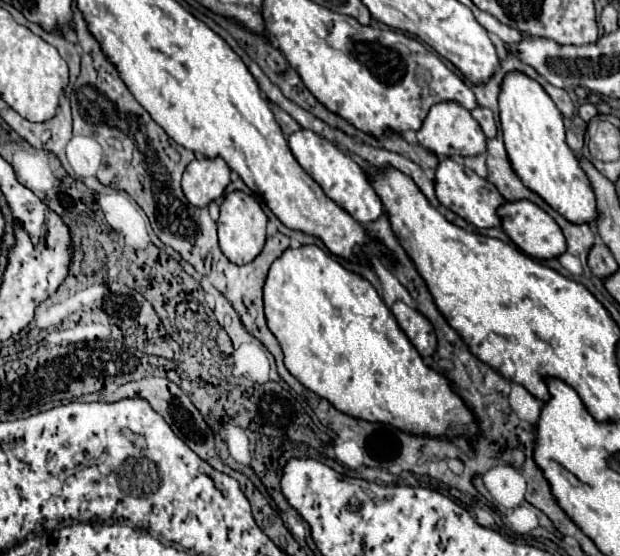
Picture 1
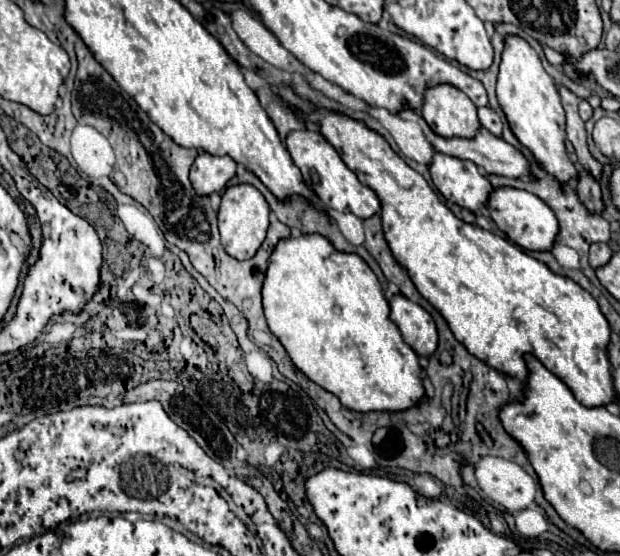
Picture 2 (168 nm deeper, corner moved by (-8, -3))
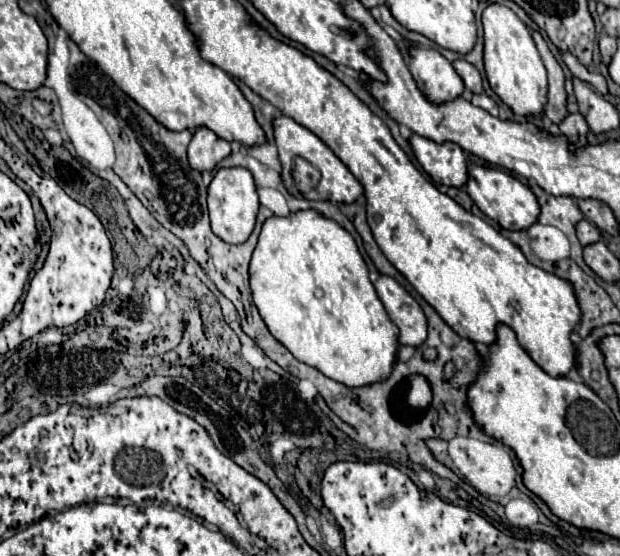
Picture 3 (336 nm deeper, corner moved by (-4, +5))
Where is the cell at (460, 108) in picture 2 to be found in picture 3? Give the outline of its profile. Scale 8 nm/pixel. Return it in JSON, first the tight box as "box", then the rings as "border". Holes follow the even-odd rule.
{"box":[409,48,465,104],"border":[[[409,48],[409,70],[419,90],[435,104],[449,102],[463,94],[465,86],[447,58],[431,48]]]}

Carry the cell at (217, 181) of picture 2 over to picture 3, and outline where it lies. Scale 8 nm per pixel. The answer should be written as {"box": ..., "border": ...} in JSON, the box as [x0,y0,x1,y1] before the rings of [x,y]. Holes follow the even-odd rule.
{"box":[189,126,231,172],"border":[[[205,126],[197,128],[189,142],[189,164],[199,172],[213,170],[217,162],[221,162],[229,154],[231,154],[231,144]]]}

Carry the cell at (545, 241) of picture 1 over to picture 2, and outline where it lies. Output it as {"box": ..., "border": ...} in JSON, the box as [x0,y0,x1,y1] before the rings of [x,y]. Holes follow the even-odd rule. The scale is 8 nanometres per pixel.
{"box":[487,188,559,252],"border":[[[517,188],[493,190],[487,202],[487,210],[495,220],[495,224],[509,236],[509,240],[513,240],[523,250],[547,252],[555,246],[555,240],[559,234],[557,216],[551,212],[551,208],[547,208],[547,204],[543,204],[543,200],[539,200],[537,196],[531,196],[531,192],[523,192]]]}

